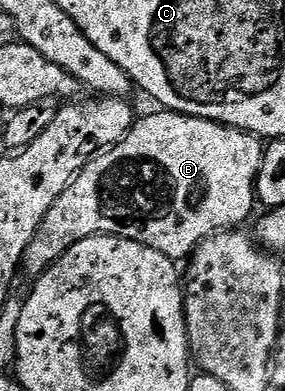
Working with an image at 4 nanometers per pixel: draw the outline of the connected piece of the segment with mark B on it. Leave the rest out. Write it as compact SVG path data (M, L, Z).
M155 111L150 113L149 116L142 117L141 120L139 117L133 123L132 129L113 148L109 148L107 152L102 152L99 156L95 156L77 174L74 182L70 186L66 186L66 190L58 198L58 202L54 202L54 206L50 206L46 218L42 218L42 226L38 226L30 246L26 246L24 263L22 265L25 273L28 271L32 278L39 278L53 262L58 258L62 258L62 254L66 254L66 250L70 250L70 246L74 246L91 236L121 236L123 240L133 240L139 244L145 244L162 254L166 254L174 261L183 262L183 260L187 261L191 257L203 240L210 238L214 233L228 229L236 230L243 225L240 223L251 214L252 207L257 207L258 204L256 198L256 175L260 169L260 160L264 156L264 148L261 141L253 136L251 132L244 132L241 128L230 128L226 124L218 124L215 120L203 120L197 116L185 116L183 112Z

